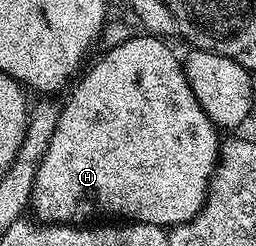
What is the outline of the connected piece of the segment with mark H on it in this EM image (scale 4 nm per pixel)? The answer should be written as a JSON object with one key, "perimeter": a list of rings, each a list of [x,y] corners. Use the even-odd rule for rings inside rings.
{"perimeter":[[[130,35],[128,40],[116,44],[114,48],[102,51],[102,56],[97,61],[95,61],[96,59],[92,61],[93,69],[89,73],[86,71],[72,85],[71,91],[68,93],[68,95],[70,94],[69,101],[65,105],[63,103],[60,105],[51,146],[47,146],[47,154],[41,159],[41,164],[37,167],[35,174],[31,212],[38,221],[81,226],[97,218],[92,218],[92,216],[97,216],[102,212],[105,215],[102,217],[105,218],[120,218],[122,221],[134,224],[154,224],[168,230],[174,224],[182,224],[195,218],[195,214],[199,214],[199,210],[205,205],[205,199],[209,193],[209,179],[213,177],[213,171],[217,168],[217,158],[222,146],[222,141],[217,140],[219,128],[213,124],[211,118],[203,110],[203,106],[196,100],[196,96],[188,84],[188,78],[185,76],[182,61],[179,58],[177,61],[176,54],[165,45],[168,43],[155,36],[140,35]]]}

